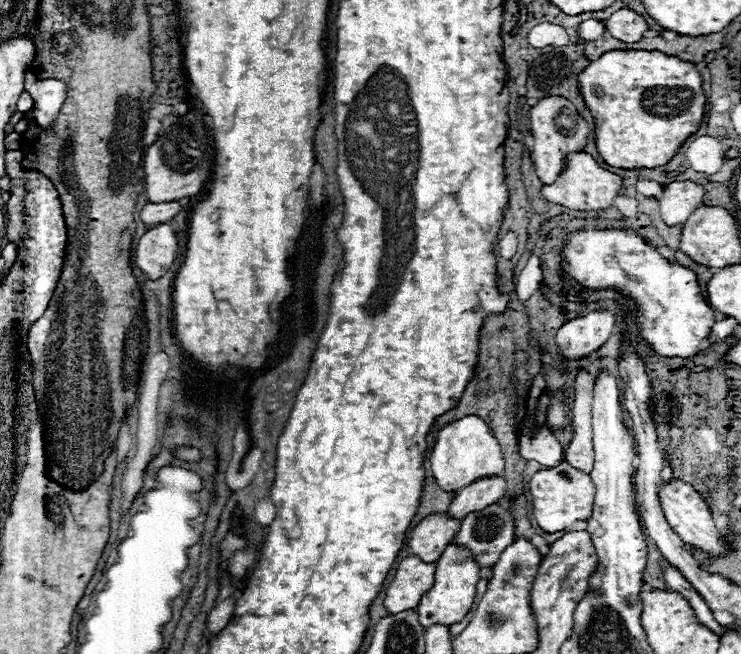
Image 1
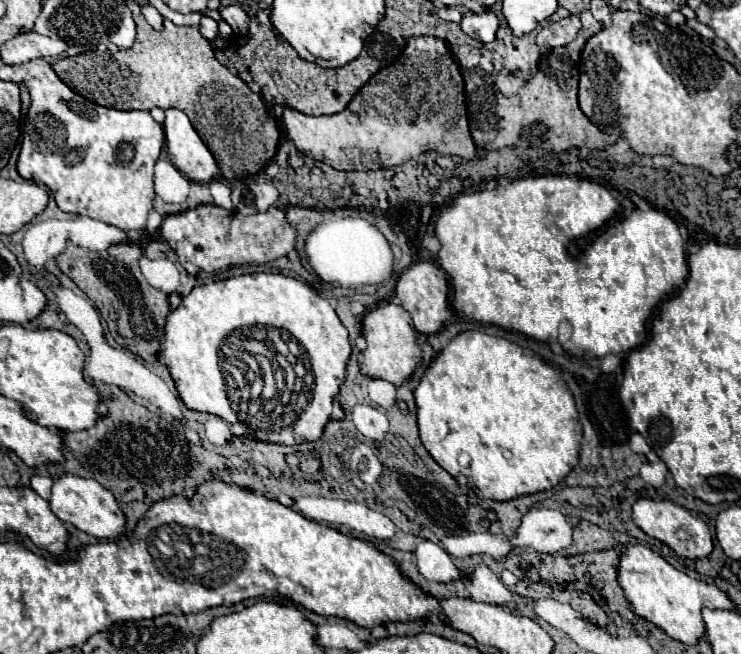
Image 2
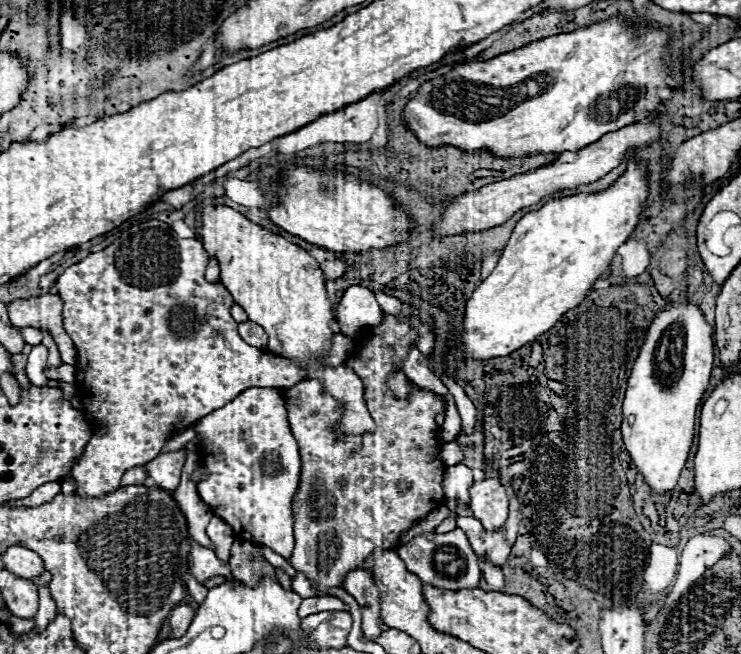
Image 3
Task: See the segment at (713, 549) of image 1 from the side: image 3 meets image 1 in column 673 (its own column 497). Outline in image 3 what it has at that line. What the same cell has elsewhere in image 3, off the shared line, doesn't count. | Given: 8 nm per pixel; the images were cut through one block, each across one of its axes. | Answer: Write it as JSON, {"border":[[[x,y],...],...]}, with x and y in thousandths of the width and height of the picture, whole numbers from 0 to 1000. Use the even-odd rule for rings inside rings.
{"border":[[[653,731],[634,743],[634,780],[656,810],[675,810],[686,792],[686,758],[669,731]]]}

